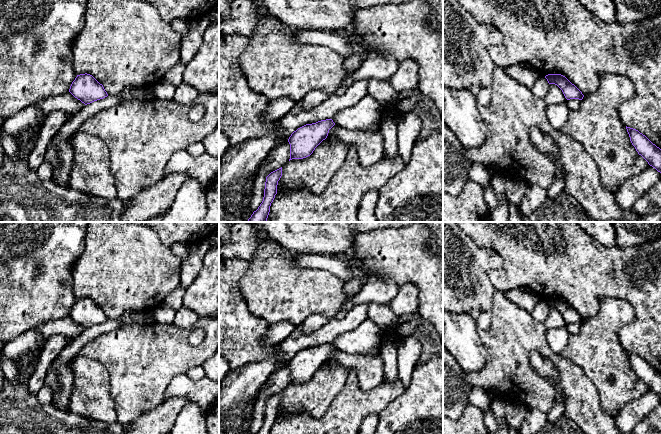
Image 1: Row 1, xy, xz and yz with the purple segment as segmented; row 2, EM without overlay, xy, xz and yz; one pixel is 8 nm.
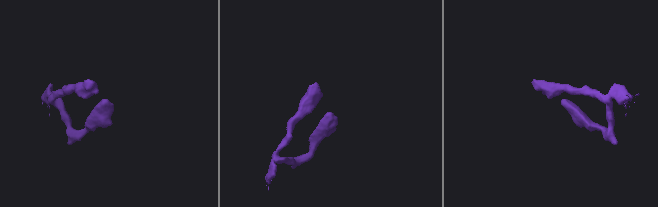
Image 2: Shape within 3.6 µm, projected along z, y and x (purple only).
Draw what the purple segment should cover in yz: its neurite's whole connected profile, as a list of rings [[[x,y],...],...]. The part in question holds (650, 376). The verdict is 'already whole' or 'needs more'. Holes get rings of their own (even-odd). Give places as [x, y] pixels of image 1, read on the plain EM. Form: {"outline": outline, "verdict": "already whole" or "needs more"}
{"outline": [[[627,351],[627,356],[632,369],[650,390],[661,397],[661,373],[653,368],[645,359],[638,354]]], "verdict": "already whole"}

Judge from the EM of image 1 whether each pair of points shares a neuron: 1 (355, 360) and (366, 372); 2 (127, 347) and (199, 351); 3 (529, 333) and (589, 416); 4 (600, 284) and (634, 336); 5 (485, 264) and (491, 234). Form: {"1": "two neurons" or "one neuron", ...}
{"1": "one neuron", "2": "one neuron", "3": "one neuron", "4": "one neuron", "5": "two neurons"}

